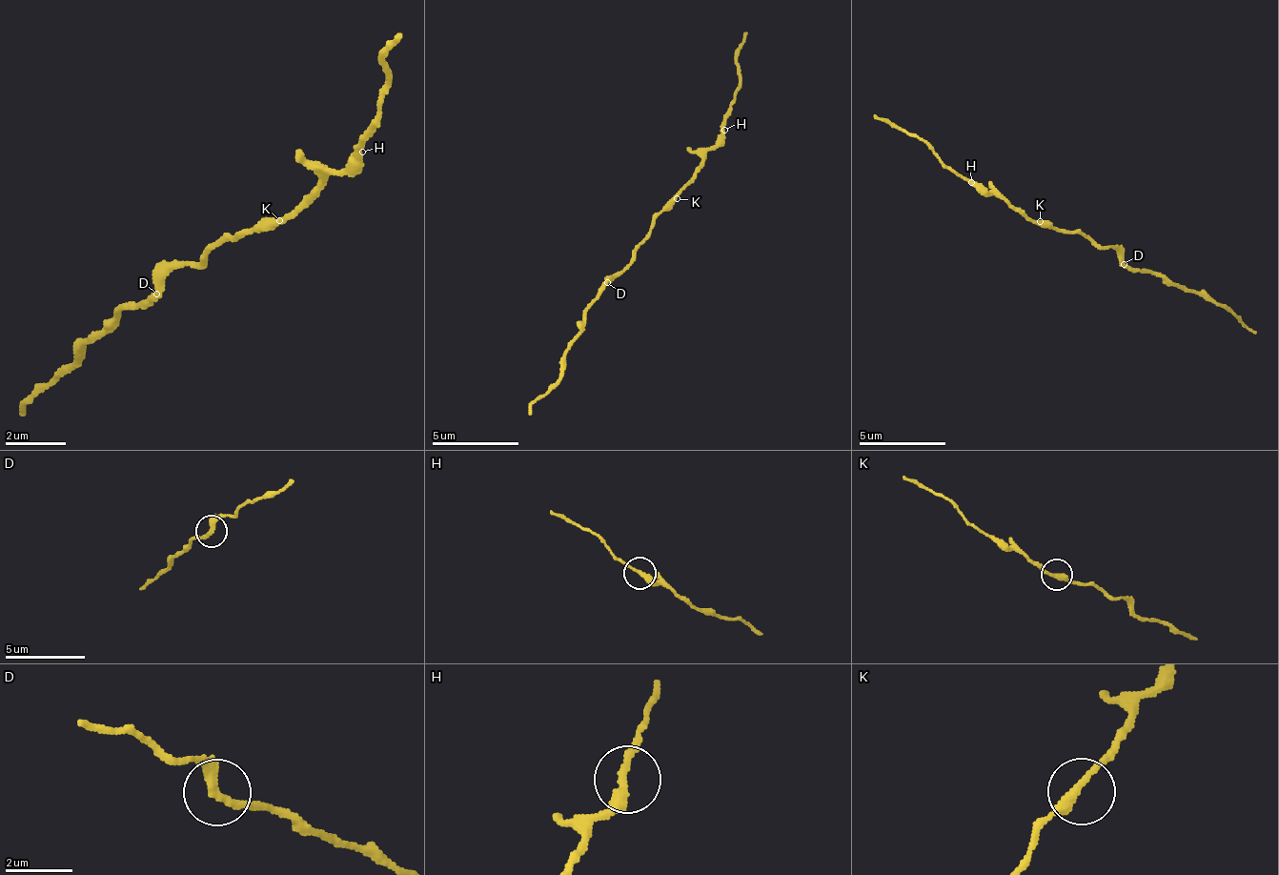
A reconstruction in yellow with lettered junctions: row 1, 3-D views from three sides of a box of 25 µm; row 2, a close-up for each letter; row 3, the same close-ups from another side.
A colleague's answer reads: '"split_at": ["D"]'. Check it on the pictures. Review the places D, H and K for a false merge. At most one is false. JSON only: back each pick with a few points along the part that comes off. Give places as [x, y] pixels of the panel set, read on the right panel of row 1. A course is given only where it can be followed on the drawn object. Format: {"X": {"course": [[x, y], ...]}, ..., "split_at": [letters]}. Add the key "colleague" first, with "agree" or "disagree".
{"colleague": "disagree", "split_at": []}

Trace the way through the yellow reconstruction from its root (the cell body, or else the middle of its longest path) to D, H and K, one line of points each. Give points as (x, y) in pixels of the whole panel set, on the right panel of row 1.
D: (1066, 234), (1084, 234), (1106, 248), (1114, 248), (1123, 265)
H: (1066, 234), (1048, 226), (1036, 226), (1014, 204), (1010, 204), (1001, 195), (988, 195), (980, 191), (971, 182)
K: (1066, 234), (1040, 221)

